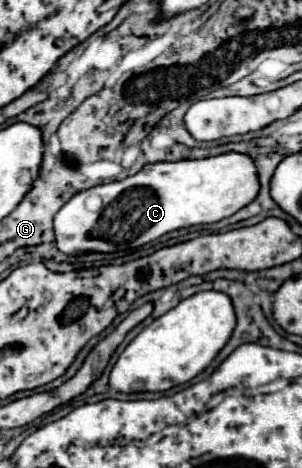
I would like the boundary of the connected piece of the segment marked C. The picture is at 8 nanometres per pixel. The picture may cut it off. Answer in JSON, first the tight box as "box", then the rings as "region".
{"box":[54,153,258,255],"region":[[[240,153],[198,161],[150,163],[132,177],[76,193],[54,217],[54,241],[58,251],[66,255],[136,249],[170,231],[216,223],[234,215],[258,195],[258,187],[254,163],[248,155]]]}

